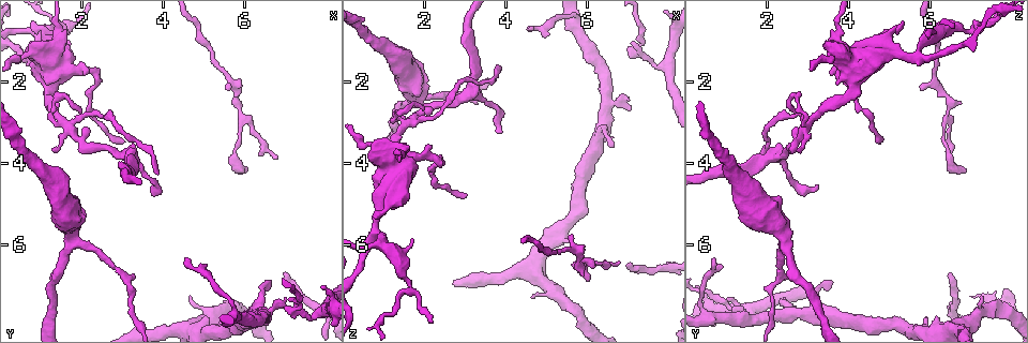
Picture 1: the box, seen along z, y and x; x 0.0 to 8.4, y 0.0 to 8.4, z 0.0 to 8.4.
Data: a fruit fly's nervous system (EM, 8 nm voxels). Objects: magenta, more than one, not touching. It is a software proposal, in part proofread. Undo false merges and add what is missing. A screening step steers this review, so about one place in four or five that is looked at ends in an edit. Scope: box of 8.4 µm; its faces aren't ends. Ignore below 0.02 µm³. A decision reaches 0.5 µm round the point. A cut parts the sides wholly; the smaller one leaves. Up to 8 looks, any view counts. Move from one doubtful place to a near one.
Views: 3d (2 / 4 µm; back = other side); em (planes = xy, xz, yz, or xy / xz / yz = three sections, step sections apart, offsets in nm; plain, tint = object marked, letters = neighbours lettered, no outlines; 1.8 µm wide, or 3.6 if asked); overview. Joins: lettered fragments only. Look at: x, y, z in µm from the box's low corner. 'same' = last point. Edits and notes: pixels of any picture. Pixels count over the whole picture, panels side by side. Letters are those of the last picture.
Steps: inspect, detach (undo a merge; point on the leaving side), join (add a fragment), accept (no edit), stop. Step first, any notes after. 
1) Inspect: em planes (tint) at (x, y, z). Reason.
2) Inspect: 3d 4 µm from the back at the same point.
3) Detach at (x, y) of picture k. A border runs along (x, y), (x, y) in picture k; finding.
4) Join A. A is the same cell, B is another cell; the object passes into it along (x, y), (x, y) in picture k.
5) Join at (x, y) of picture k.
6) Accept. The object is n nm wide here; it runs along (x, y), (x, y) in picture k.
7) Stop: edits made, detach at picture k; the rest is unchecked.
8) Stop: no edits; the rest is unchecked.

Inspect: 3d 4 µm at (6.75, 3.90, 6.45). Free end.

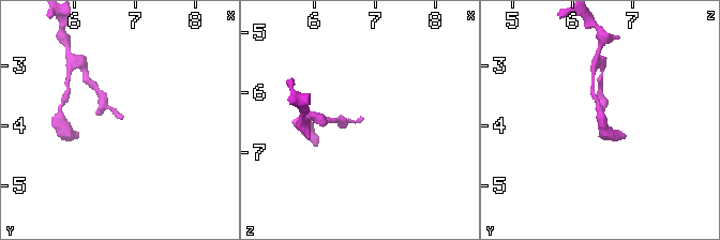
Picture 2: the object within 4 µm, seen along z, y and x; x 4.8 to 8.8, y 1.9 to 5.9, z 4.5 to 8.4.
Inspect: em planes (letters) at (6.80, 3.85, 6.40).

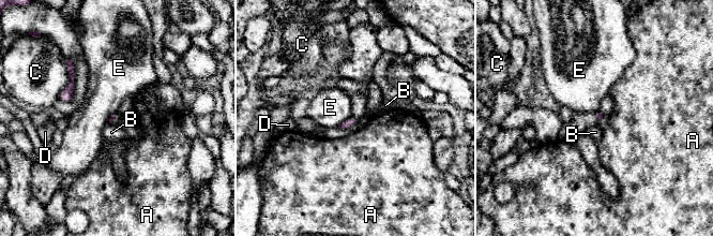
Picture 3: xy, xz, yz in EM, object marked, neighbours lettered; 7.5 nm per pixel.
Accept. A, B, C, D and E are other cells; a border runs along (350, 116), (337, 126) in picture 3; no lettered fragment goes on from it.

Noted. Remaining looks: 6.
Inspect: 3d 4 µm from the back at (3.20, 7.35, 2.10). A narrow waist.

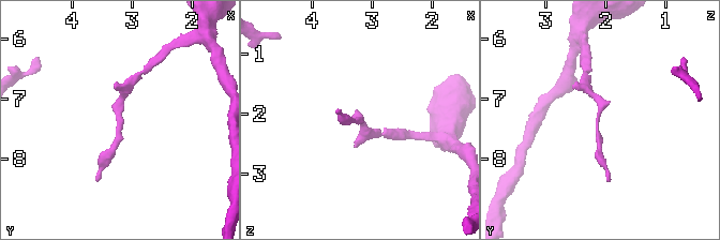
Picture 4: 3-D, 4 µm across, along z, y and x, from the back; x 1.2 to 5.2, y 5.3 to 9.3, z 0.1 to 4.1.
Inspect: em planes (tint) at (3.20, 7.40, 2.10).

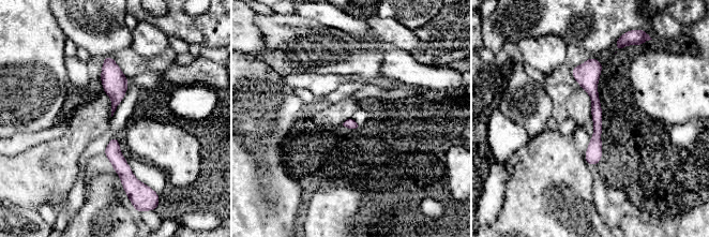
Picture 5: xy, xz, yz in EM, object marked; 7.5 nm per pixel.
Inspect: em planes (letters) at the same point. What lies round it.

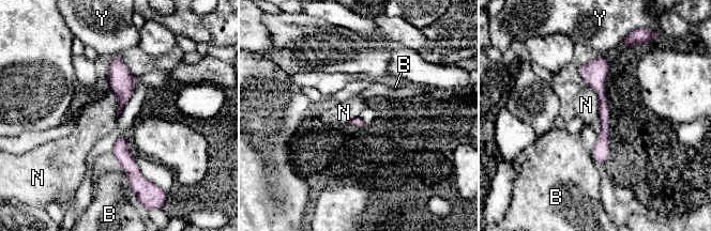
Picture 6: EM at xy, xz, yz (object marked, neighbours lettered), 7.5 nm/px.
Accept. The object is 70 nm wide here; B, N and Y are other cells; it runs along (599, 59), (604, 113), (602, 160) in picture 6; all the same cell.

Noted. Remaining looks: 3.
Inspect: 3d 2 µm at (4.60, 6.35, 0.75).

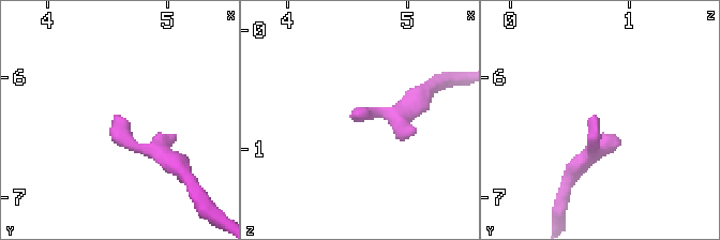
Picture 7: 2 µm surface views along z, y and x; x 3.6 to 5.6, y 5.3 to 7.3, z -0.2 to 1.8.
Inspect: em yz step 8 (letters) at (4.56, 6.32, 0.70).

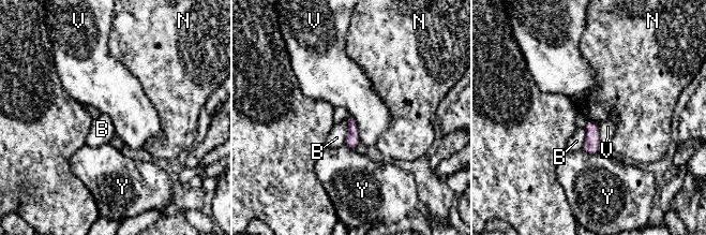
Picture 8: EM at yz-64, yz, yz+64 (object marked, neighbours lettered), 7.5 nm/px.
Accept. The object is 100 nm wide here; B, N, V and Y are other cells; no lettered fragment goes on from it.

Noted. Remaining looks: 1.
Stop: no edits; the rest is unchecked.

